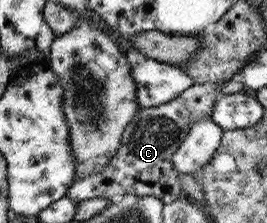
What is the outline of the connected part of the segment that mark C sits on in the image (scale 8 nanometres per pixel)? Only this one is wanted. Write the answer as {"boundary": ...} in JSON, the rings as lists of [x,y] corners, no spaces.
{"boundary":[[[226,79],[202,84],[194,83],[189,89],[180,93],[177,98],[168,103],[139,110],[123,132],[121,145],[117,153],[109,160],[109,163],[102,170],[73,181],[72,186],[67,190],[66,196],[80,202],[93,198],[113,200],[115,197],[120,198],[125,194],[152,195],[158,197],[164,204],[185,196],[181,189],[181,182],[179,182],[180,174],[175,172],[172,164],[172,154],[179,147],[181,140],[187,135],[194,123],[197,123],[200,119],[212,117],[213,103],[221,95],[219,87],[225,82]]]}

